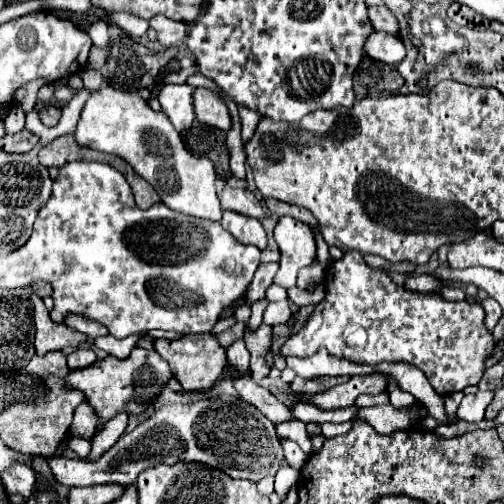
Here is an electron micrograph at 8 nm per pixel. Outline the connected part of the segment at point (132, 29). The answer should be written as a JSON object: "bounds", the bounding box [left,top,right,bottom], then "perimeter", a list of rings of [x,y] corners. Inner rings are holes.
{"bounds":[110,13,148,37],"perimeter":[[[114,13],[110,17],[110,21],[112,21],[112,25],[116,25],[122,31],[128,31],[130,35],[136,35],[136,37],[140,37],[148,31],[148,21],[136,17],[132,13]]]}

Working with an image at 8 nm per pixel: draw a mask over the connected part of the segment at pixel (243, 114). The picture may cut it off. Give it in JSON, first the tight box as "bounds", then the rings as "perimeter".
{"bounds":[238,105,260,141],"perimeter":[[[238,105],[238,113],[242,119],[242,141],[248,141],[248,137],[252,137],[258,121],[260,121],[260,113],[254,109],[248,109],[246,105]]]}

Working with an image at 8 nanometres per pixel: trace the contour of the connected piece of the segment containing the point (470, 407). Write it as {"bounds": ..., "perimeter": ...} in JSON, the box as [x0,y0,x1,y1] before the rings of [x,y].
{"bounds":[456,391,492,423],"perimeter":[[[478,391],[476,395],[466,395],[456,409],[456,421],[468,421],[468,423],[478,423],[484,419],[484,409],[492,401],[492,393]]]}

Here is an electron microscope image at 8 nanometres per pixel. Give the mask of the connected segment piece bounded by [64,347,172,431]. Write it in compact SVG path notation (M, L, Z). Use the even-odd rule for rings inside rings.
M134 347L130 357L126 359L116 359L108 355L84 369L72 369L64 377L64 385L68 389L76 389L84 393L84 401L94 409L98 417L96 431L100 431L120 411L128 415L134 415L134 413L144 415L170 379L172 379L170 365L156 351Z

